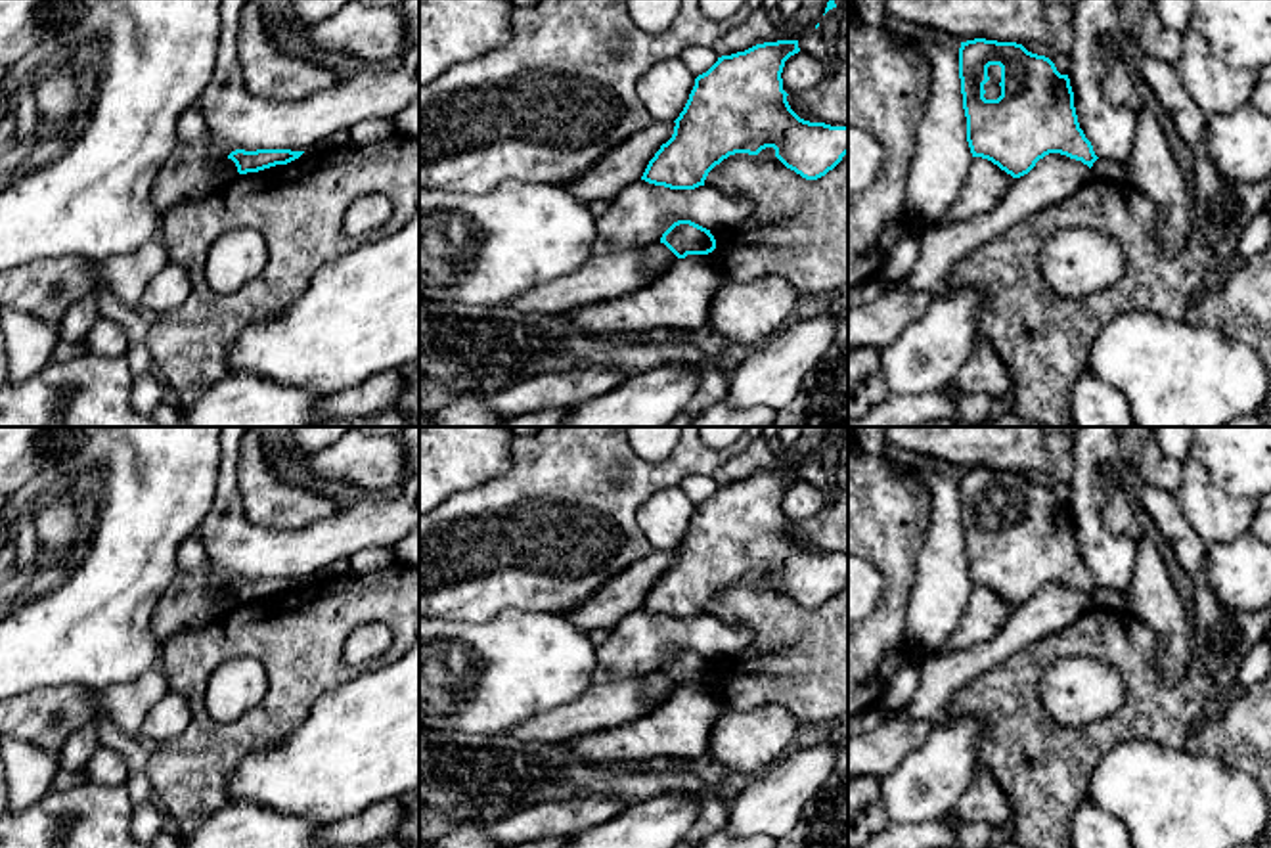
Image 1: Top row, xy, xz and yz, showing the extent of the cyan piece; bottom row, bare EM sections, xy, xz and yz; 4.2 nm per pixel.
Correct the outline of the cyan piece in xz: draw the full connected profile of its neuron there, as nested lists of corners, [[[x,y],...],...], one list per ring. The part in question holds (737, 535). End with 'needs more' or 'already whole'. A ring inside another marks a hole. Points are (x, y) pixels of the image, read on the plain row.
[[[777,469],[718,486],[695,507],[672,567],[641,609],[695,618],[729,584],[758,584],[766,576],[806,609],[833,599],[848,582],[848,555],[810,551],[791,538],[781,502],[798,480],[798,469]]]; already whole

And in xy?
[[[235,578],[228,584],[237,595],[239,603],[258,601],[276,593],[287,593],[299,588],[304,580],[291,580],[291,578],[256,578],[245,580]]]; already whole

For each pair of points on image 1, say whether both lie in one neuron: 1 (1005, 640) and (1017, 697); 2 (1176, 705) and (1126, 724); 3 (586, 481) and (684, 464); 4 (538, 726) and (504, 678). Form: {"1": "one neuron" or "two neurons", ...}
{"1": "two neurons", "2": "one neuron", "3": "one neuron", "4": "two neurons"}

